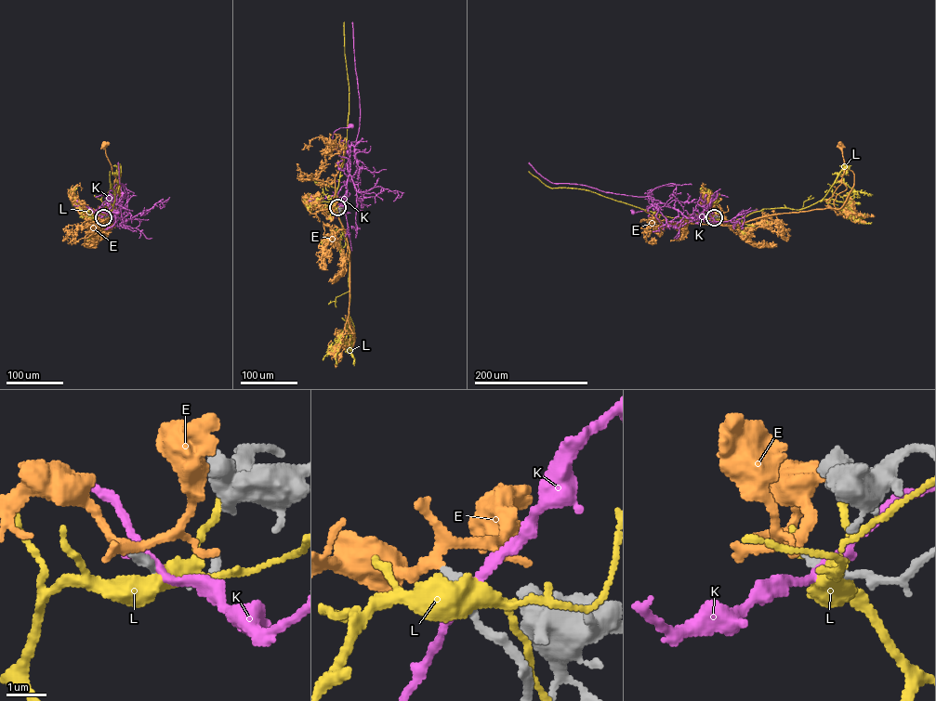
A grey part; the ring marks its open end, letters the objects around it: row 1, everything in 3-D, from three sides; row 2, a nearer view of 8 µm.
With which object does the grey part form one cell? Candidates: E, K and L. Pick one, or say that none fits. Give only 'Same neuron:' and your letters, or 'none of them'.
Same neuron: E

